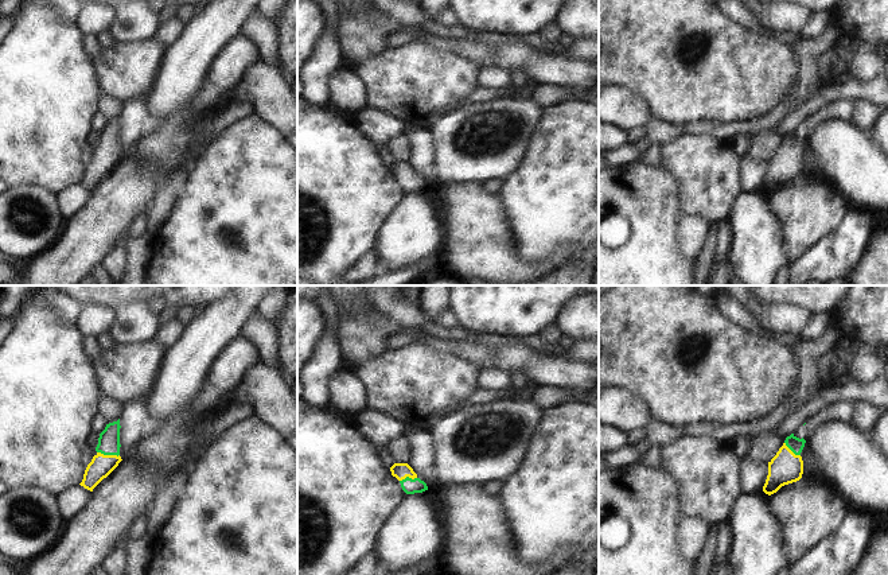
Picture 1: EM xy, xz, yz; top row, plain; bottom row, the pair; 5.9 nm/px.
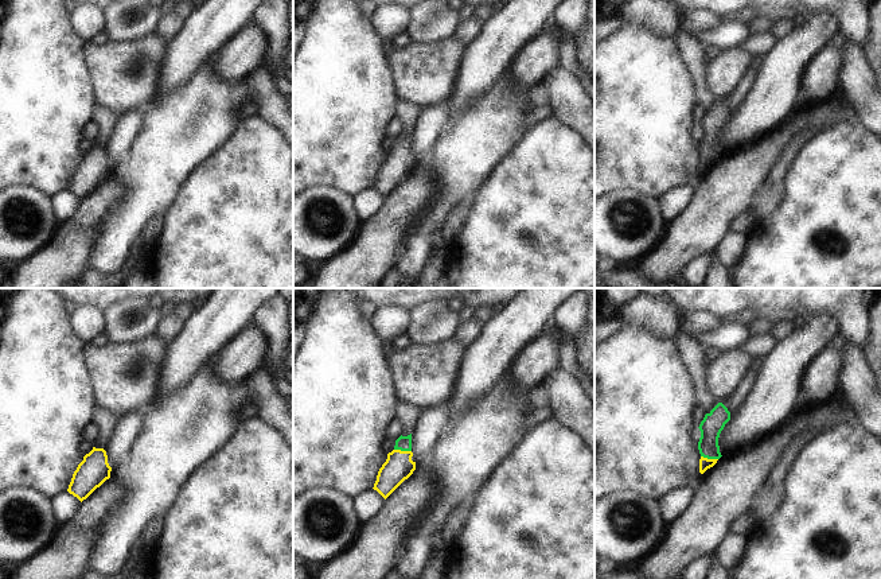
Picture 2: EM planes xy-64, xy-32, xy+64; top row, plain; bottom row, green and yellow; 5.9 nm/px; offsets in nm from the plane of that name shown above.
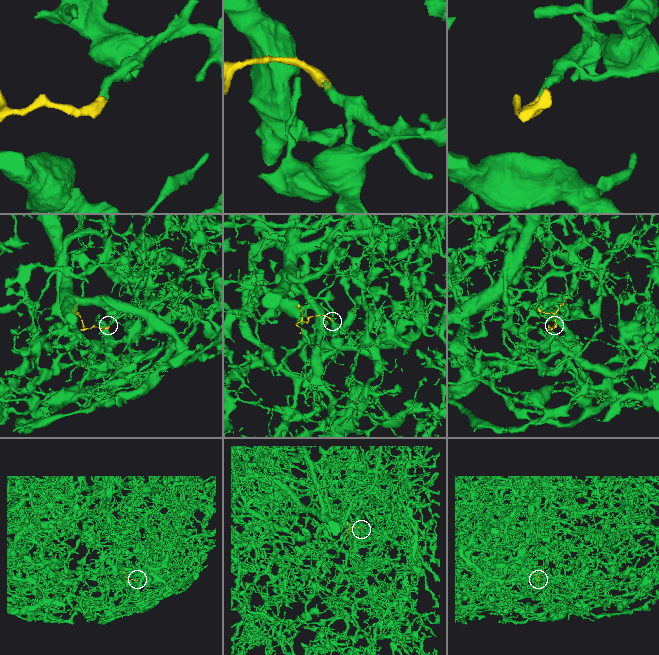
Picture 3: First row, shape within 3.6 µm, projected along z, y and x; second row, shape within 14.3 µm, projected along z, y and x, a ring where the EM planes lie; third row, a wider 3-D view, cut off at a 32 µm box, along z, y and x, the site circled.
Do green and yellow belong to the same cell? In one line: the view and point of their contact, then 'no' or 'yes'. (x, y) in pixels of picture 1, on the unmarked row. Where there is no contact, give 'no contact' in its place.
meets green in xy at (108, 152); yes

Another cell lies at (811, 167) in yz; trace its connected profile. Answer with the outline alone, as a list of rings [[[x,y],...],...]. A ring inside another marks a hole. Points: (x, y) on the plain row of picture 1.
[[[810,139],[805,141],[801,155],[803,159],[802,175],[810,176],[815,180],[822,179],[822,168],[819,166],[818,156],[810,144]]]

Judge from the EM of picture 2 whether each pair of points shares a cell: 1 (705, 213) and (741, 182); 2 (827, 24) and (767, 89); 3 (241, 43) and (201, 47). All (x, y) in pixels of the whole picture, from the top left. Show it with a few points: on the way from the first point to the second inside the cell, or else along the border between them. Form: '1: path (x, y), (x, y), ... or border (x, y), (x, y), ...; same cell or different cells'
1: path (714, 203), (732, 186); same cell
2: path (811, 39), (780, 73); same cell
3: border (246, 23), (214, 57); different cells

